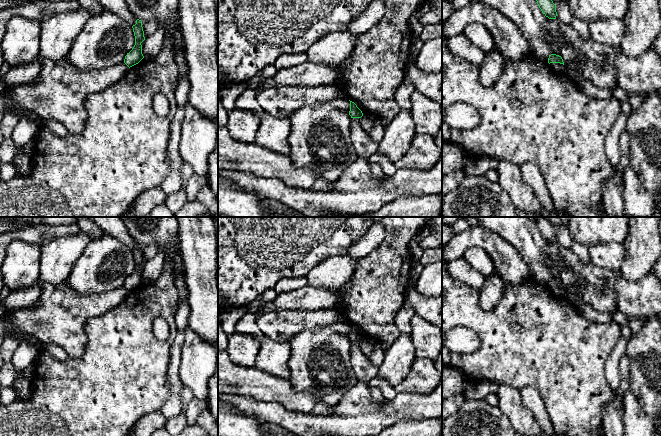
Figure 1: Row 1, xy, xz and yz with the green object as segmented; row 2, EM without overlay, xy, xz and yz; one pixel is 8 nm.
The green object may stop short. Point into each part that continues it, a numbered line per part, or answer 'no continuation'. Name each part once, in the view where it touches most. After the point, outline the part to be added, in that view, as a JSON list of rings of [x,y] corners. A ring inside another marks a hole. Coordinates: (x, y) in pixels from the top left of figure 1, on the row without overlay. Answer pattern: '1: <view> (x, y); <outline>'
no continuation

